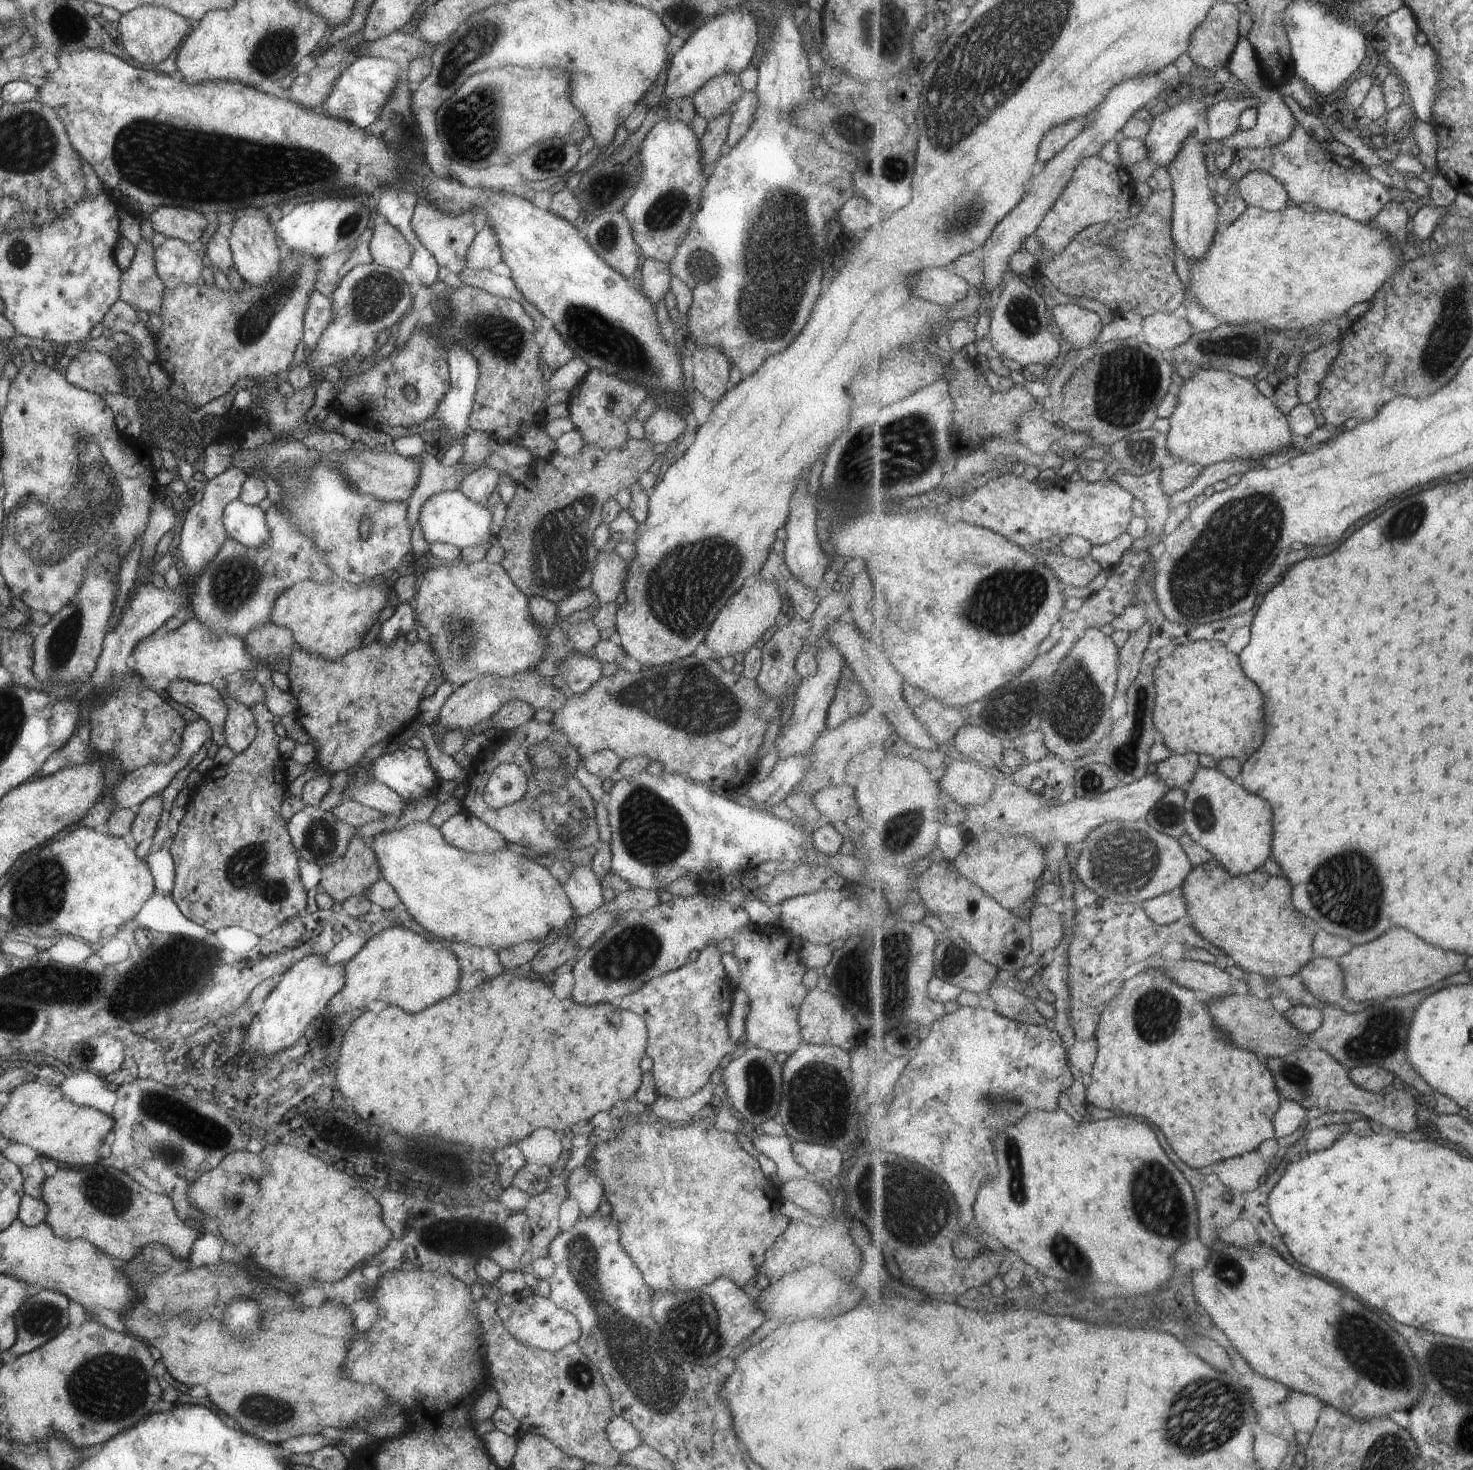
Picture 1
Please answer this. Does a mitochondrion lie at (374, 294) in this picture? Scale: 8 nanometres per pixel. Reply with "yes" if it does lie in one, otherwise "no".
yes

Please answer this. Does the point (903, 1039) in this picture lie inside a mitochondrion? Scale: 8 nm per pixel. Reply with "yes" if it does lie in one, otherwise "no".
yes

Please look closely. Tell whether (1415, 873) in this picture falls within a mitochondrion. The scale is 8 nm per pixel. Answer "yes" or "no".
no

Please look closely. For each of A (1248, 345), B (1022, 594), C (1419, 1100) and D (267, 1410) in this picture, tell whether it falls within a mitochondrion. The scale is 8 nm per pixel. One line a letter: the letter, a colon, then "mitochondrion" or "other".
A: mitochondrion
B: mitochondrion
C: other
D: mitochondrion

